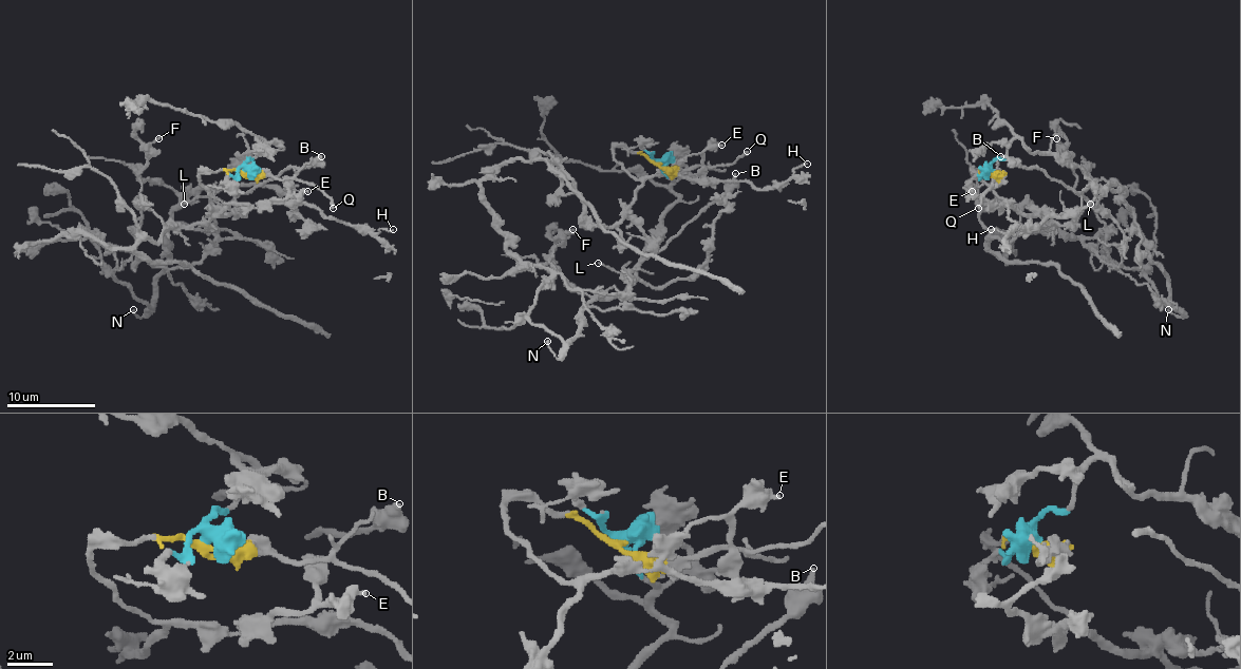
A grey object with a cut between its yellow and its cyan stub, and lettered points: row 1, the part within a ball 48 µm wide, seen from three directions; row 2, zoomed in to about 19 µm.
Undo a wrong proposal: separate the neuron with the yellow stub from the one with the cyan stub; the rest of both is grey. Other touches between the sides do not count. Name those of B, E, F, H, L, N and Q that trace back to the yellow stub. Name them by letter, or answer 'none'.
E, H, Q

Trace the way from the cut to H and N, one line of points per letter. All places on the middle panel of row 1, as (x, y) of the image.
H: (658, 164), (700, 169), (702, 157), (689, 155), (680, 169), (684, 177), (758, 189), (781, 186), (807, 164)
N: (658, 164), (678, 195), (636, 280), (622, 293), (598, 295), (558, 358), (546, 340)

